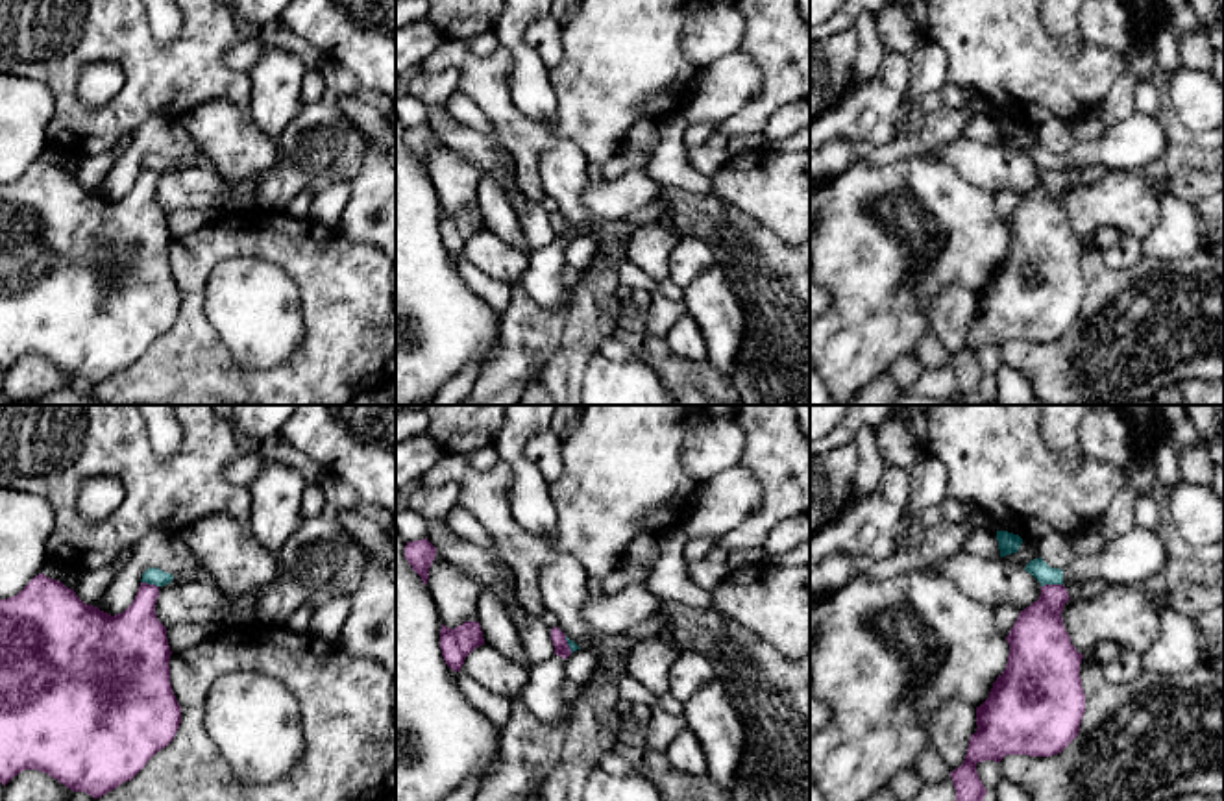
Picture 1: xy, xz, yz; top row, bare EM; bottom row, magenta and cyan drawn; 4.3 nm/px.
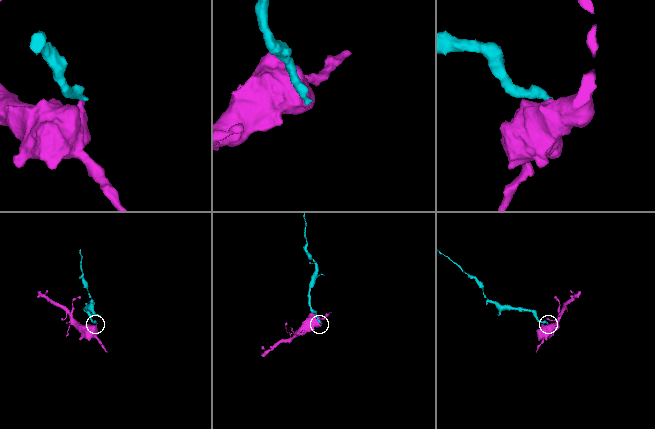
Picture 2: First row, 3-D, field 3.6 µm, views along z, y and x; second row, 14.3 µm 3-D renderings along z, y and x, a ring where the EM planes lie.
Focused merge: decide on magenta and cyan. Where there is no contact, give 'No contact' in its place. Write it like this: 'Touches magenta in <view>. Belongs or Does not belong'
Touches magenta in yz. Does not belong

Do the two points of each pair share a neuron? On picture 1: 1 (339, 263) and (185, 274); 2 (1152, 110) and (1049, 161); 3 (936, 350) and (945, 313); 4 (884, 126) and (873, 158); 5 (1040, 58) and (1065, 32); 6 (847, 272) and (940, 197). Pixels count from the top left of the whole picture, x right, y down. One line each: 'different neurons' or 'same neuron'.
1: same neuron
2: different neurons
3: different neurons
4: different neurons
5: different neurons
6: same neuron

